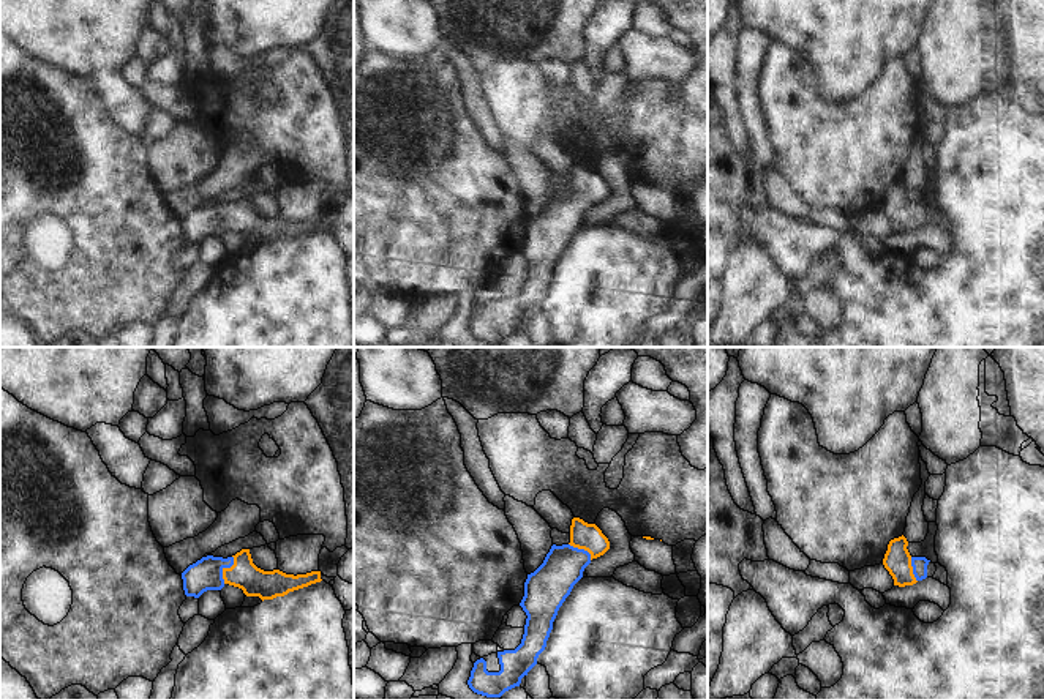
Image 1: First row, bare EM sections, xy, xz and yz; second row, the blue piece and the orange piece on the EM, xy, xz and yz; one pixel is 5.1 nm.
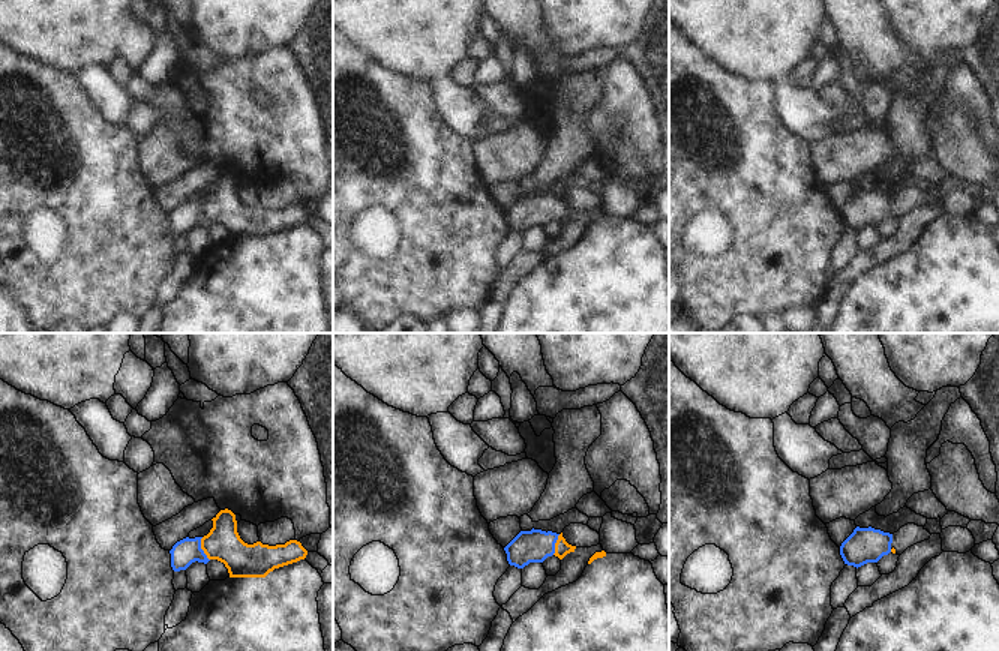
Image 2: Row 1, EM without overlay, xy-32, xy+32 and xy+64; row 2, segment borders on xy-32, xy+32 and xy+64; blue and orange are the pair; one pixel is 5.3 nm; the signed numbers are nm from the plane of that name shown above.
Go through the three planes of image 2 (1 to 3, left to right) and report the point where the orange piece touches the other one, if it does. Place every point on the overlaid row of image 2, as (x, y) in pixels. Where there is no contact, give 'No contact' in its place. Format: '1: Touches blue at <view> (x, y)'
1: Touches blue at xy-32 (201, 549)
2: Touches blue at xy+32 (554, 545)
3: No contact.

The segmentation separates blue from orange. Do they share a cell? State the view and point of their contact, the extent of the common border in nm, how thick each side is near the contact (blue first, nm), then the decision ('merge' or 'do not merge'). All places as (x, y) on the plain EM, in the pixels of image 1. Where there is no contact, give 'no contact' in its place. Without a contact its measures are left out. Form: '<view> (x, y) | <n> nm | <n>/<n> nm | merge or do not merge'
xy (225, 213) | 150 nm | 160/150 nm | merge

